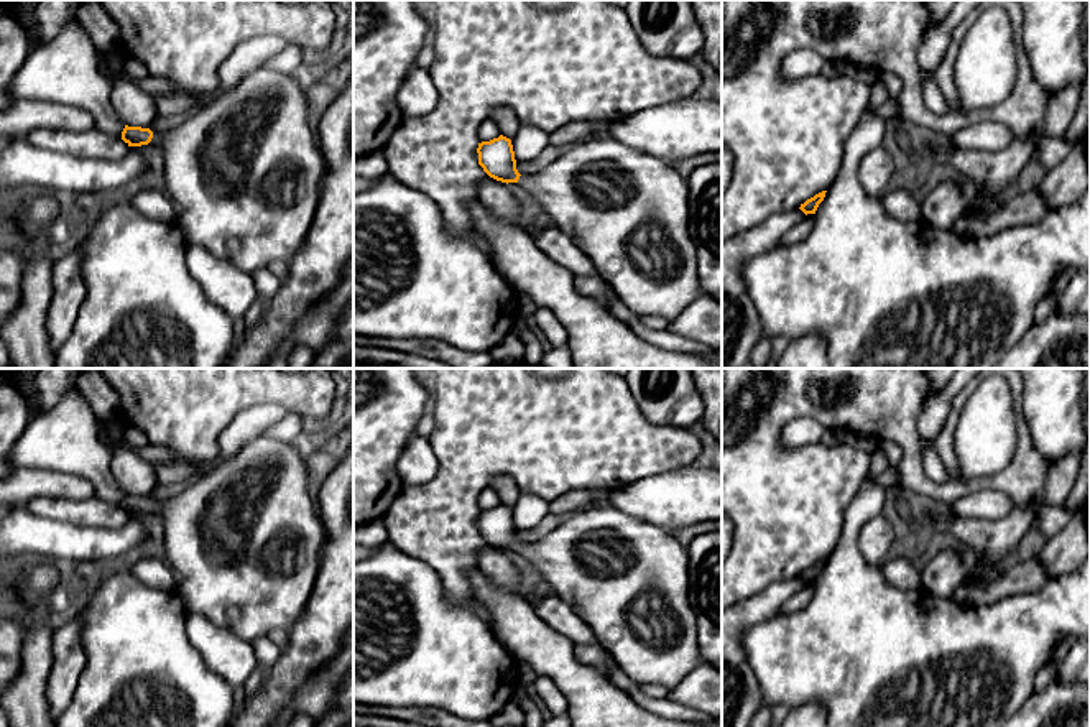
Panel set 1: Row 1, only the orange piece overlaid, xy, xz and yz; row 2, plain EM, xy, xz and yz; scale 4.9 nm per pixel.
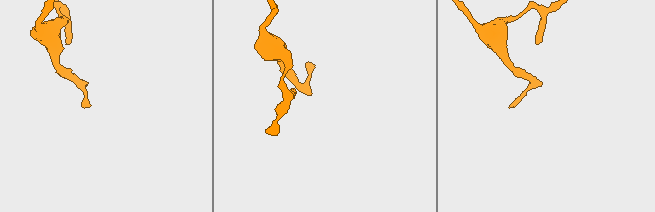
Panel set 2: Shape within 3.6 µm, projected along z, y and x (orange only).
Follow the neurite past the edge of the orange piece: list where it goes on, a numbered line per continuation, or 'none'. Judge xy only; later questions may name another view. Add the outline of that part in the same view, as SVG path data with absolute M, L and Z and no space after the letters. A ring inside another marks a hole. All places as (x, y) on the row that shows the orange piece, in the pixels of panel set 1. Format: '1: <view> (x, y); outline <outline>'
1: xy (244, 171); outline M260 66L233 87L166 133L150 141L164 156L166 194L178 206L178 225L187 243L204 247L247 275L276 260L289 262L303 245L321 199L319 183L326 168L309 122L309 95L293 74Z

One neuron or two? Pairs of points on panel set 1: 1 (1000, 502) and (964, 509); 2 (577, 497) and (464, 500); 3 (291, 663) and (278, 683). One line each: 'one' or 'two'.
1: one
2: two
3: one

